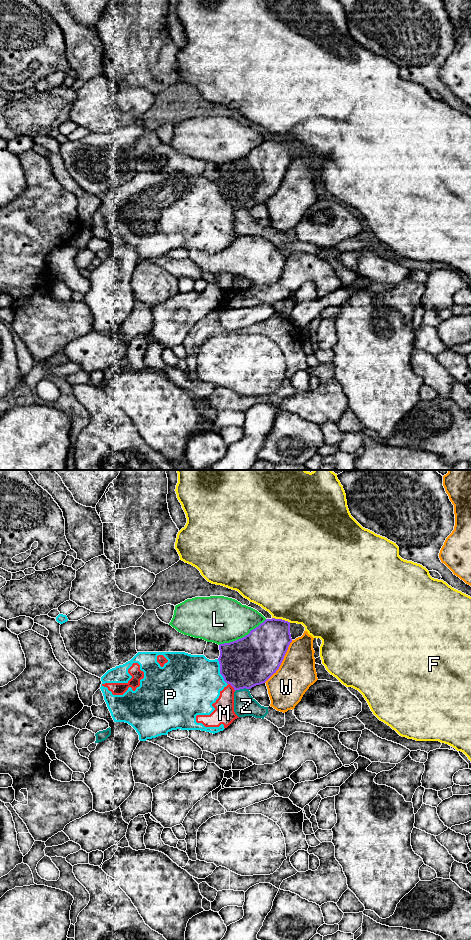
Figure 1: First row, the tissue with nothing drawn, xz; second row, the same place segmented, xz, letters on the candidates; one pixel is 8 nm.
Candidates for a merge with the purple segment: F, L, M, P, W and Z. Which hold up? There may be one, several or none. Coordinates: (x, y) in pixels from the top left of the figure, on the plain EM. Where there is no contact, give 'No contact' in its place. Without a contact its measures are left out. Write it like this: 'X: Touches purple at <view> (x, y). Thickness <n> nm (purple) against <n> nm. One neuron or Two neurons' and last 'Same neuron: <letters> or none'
F: Touches purple at xz (281, 139). Thickness 340 nm (purple) against 500 nm. Two neurons
L: Touches purple at xz (243, 157). Thickness 400 nm (purple) against 380 nm. Two neurons
M: Touches purple at xz (231, 205). Thickness 400 nm (purple) against 160 nm. Two neurons
P: Touches purple at xz (220, 191). Thickness 400 nm (purple) against 460 nm. Two neurons
W: Touches purple at xz (282, 180). Thickness 400 nm (purple) against 300 nm. Two neurons
Z: Touches purple at xz (241, 208). Thickness 400 nm (purple) against 180 nm. Two neurons
Same neuron: none

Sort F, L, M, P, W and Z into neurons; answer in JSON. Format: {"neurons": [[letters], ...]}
{"neurons": [["F"], ["L"], ["M", "P"], ["W"], ["Z"]]}

